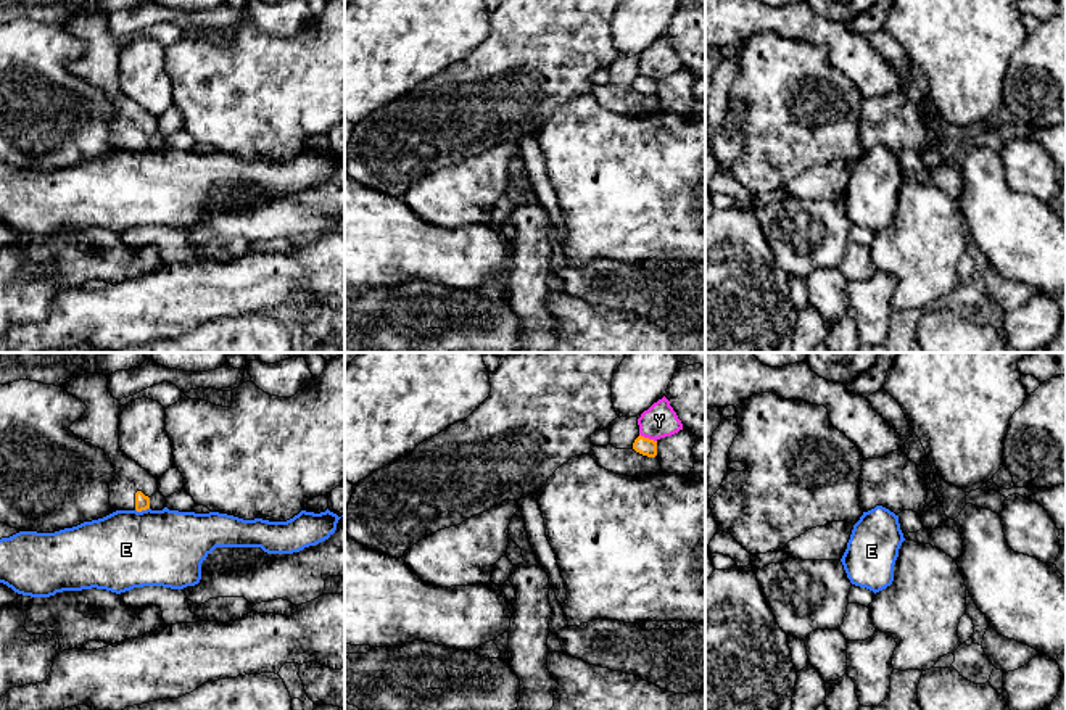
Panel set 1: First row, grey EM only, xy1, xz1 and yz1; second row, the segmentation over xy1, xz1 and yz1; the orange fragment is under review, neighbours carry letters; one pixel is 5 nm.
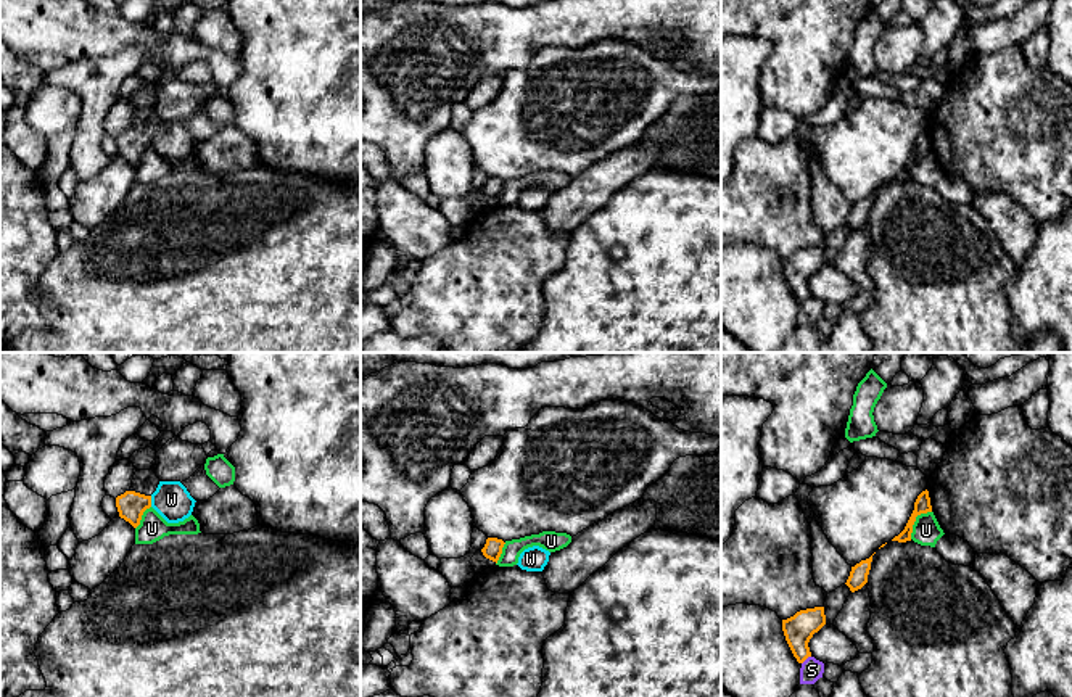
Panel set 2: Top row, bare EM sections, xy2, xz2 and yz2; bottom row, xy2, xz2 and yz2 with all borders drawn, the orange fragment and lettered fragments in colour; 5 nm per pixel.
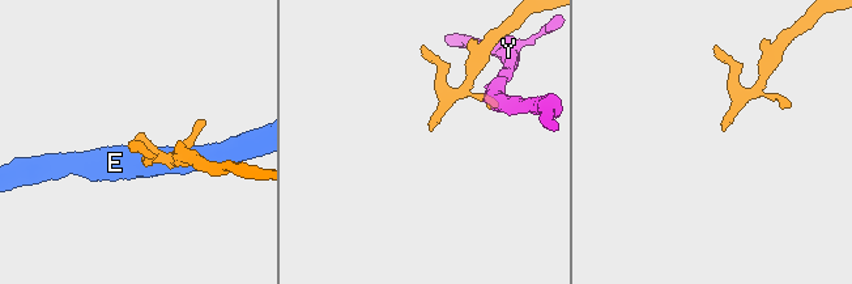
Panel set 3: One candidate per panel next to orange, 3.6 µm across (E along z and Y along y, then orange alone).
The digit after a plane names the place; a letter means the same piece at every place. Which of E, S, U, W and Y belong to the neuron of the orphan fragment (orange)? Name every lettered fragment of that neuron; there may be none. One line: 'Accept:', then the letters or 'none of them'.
Accept: none of them

